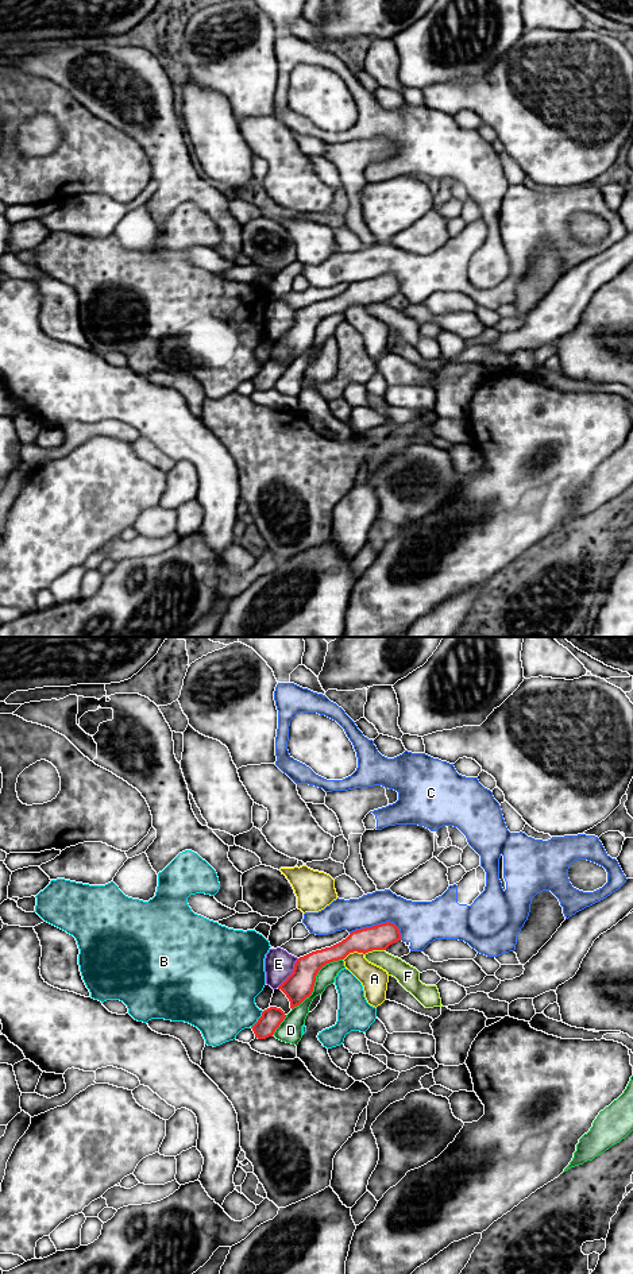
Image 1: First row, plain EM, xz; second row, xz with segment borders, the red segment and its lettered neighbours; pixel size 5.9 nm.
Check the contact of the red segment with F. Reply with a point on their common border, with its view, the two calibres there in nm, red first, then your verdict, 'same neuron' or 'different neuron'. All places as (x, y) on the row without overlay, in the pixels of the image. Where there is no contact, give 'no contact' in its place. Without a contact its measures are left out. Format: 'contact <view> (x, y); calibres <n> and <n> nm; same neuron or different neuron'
contact xz (374, 301); calibres 150 and 120 nm; different neuron

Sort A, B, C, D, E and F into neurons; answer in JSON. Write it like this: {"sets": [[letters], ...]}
{"sets": [["A"], ["B"], ["C"], ["D"], ["E", "F"]]}

